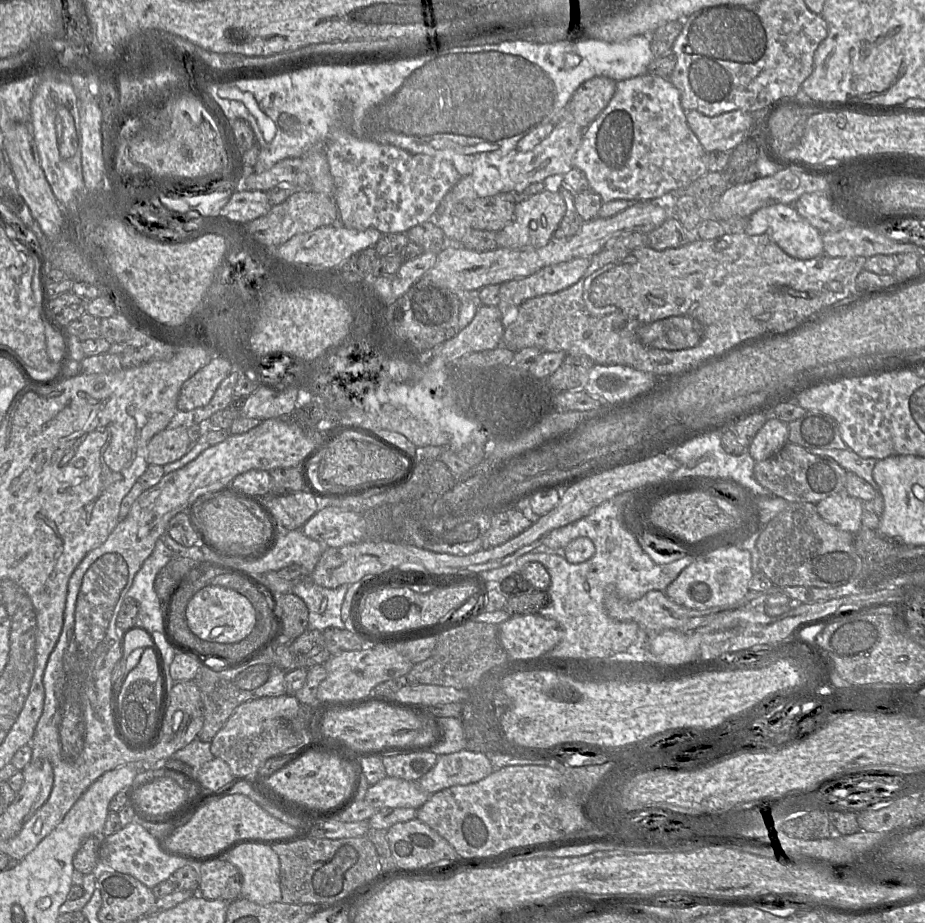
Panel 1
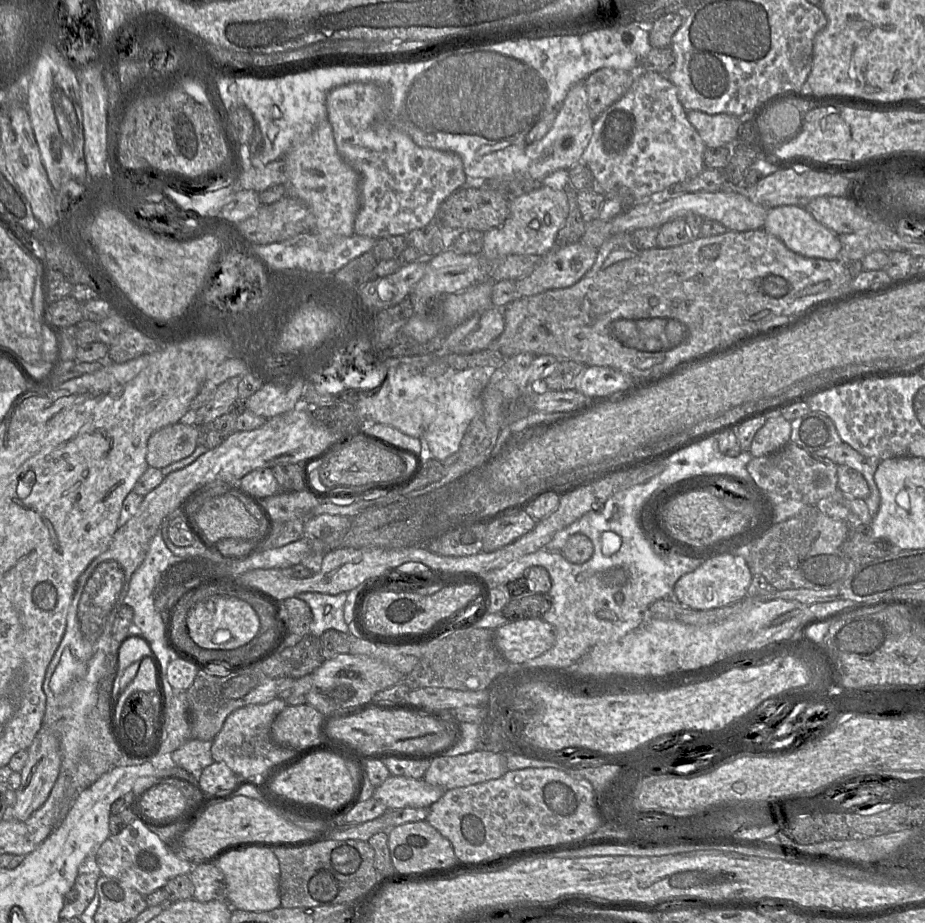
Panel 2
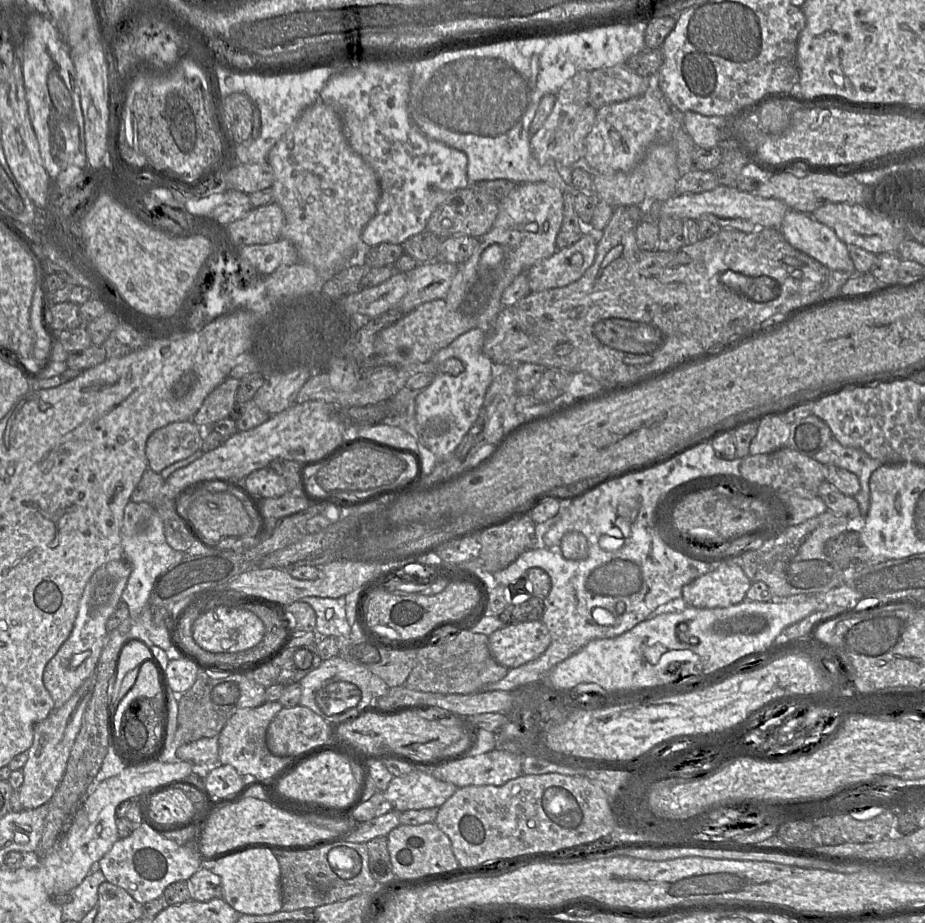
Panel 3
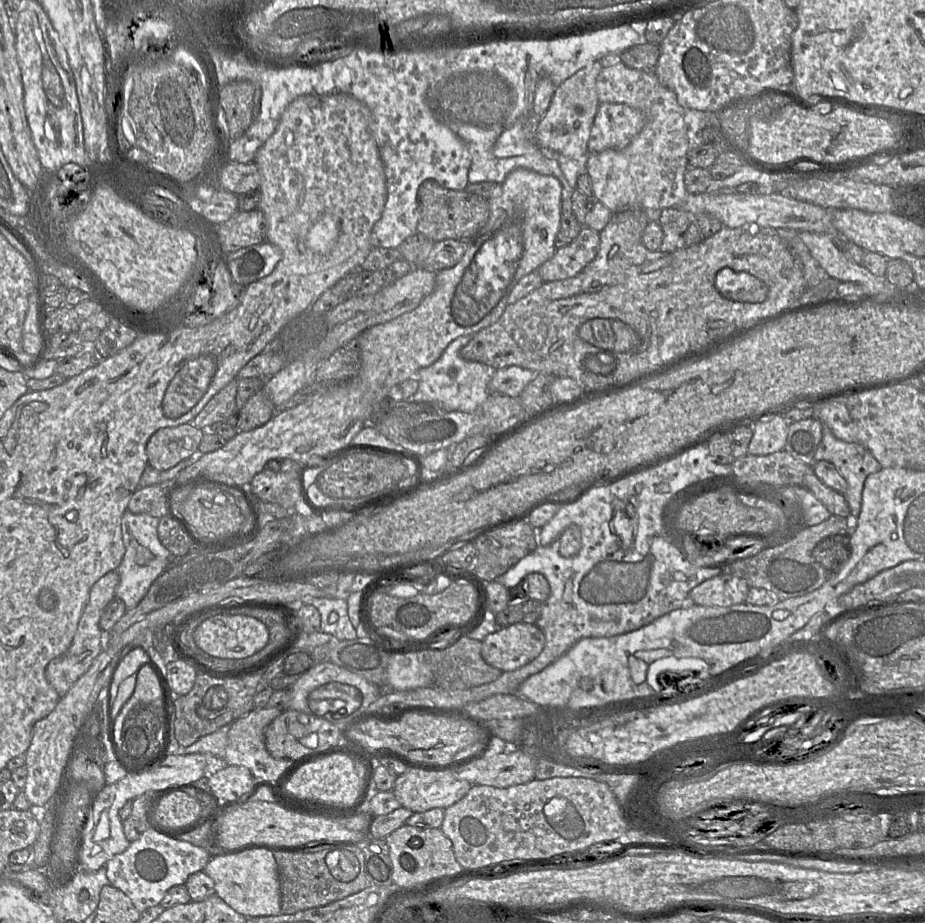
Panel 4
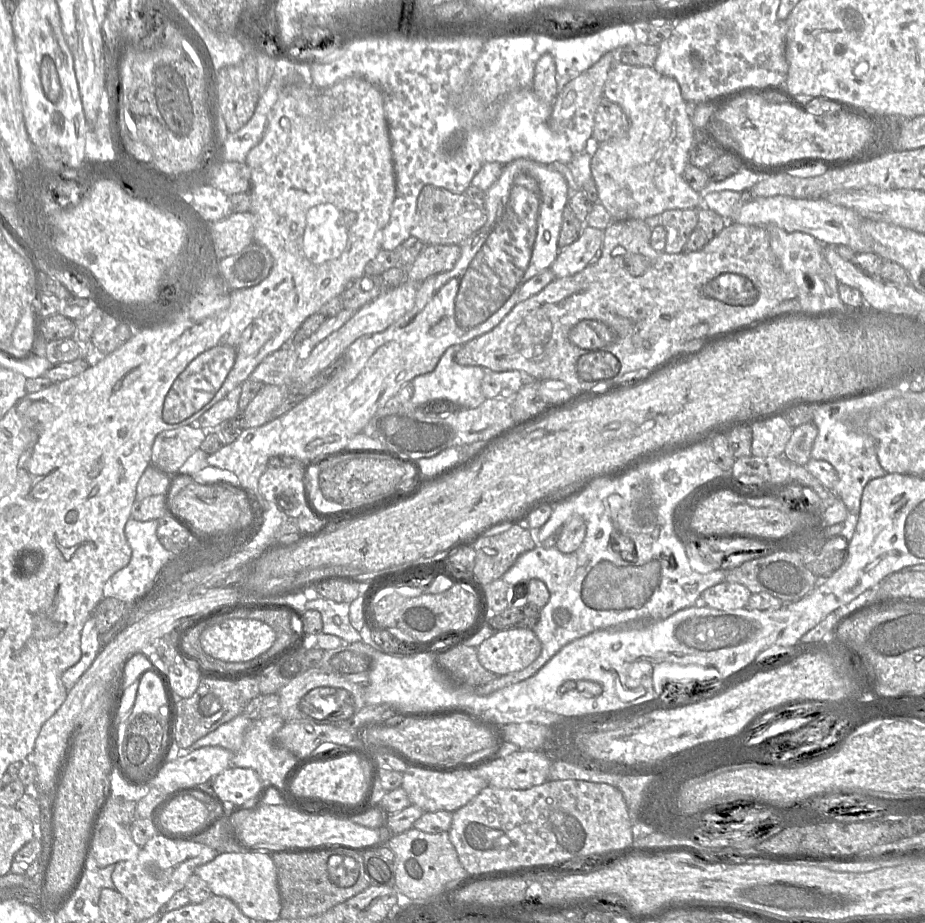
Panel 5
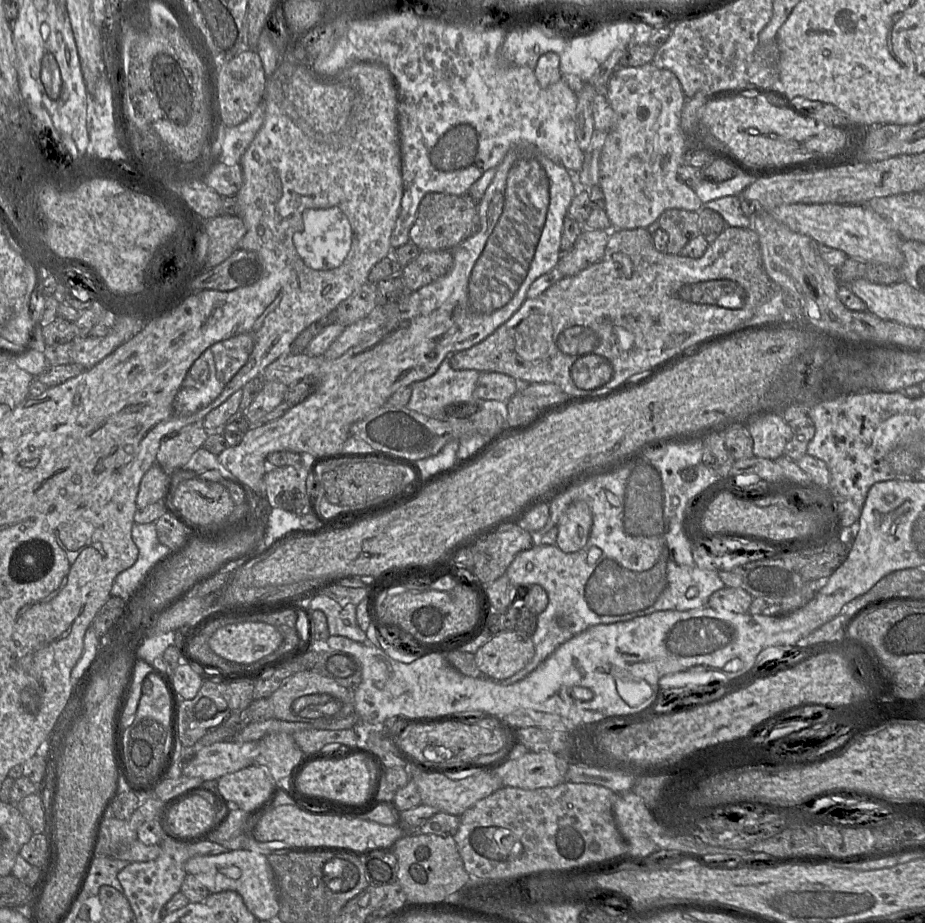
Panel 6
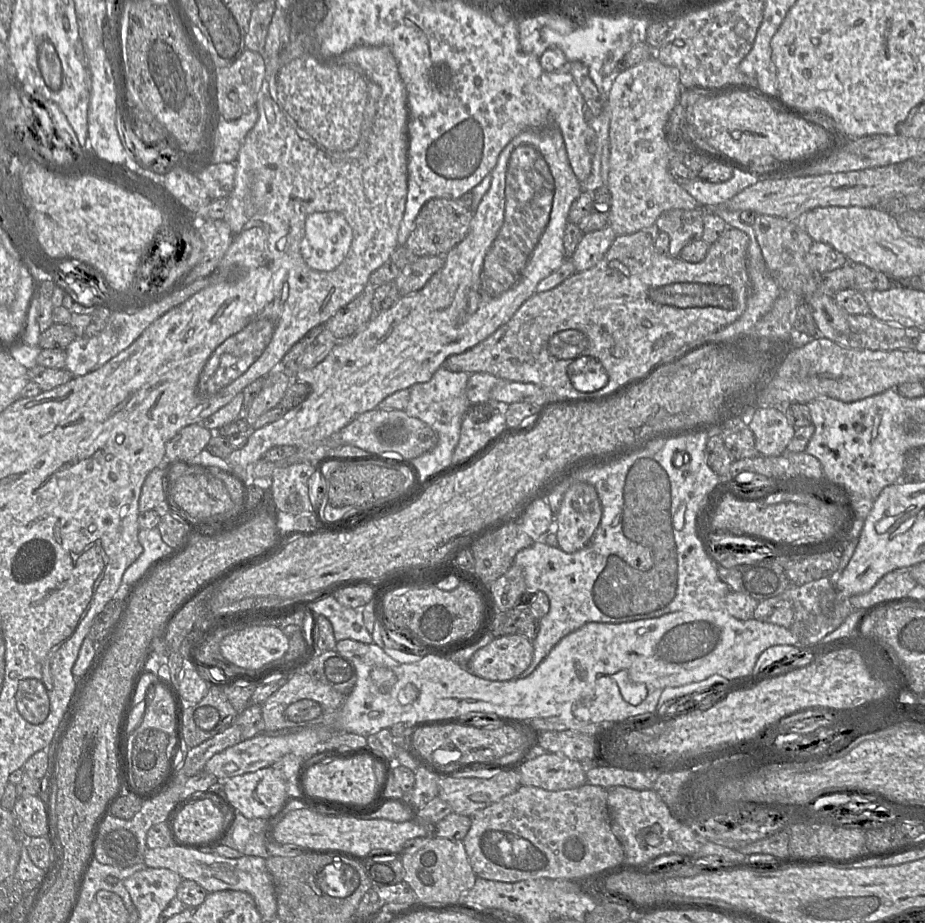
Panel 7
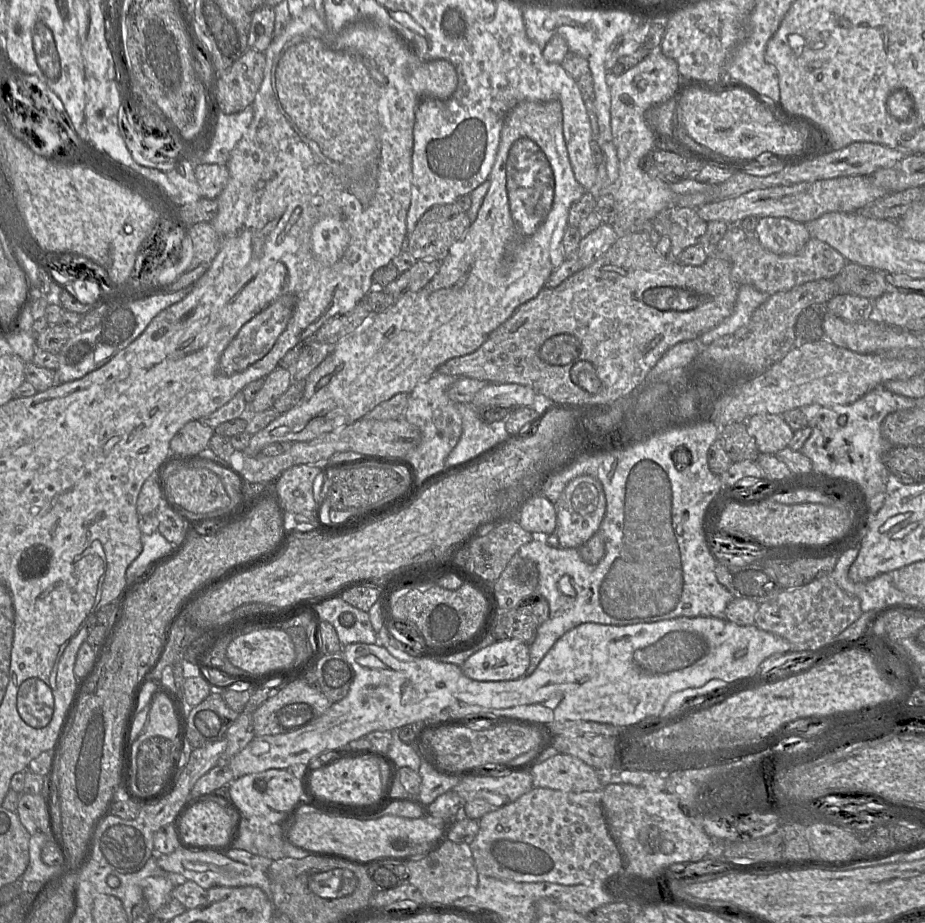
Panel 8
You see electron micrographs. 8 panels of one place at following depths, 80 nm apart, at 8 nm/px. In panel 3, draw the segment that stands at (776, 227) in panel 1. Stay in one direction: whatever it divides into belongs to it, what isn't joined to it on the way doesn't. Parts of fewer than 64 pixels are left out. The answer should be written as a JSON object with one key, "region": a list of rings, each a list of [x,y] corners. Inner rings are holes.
{"region":[[[790,209],[779,227],[785,239],[831,271],[856,273],[848,246],[833,229],[810,214]]]}

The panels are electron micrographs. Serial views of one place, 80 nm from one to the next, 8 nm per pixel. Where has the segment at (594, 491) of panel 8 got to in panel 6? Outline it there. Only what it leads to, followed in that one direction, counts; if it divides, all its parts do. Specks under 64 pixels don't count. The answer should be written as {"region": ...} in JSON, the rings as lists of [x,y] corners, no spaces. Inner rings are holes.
{"region":[[[584,501],[571,503],[561,516],[556,545],[565,553],[582,549],[590,536],[593,525],[592,512]]]}

